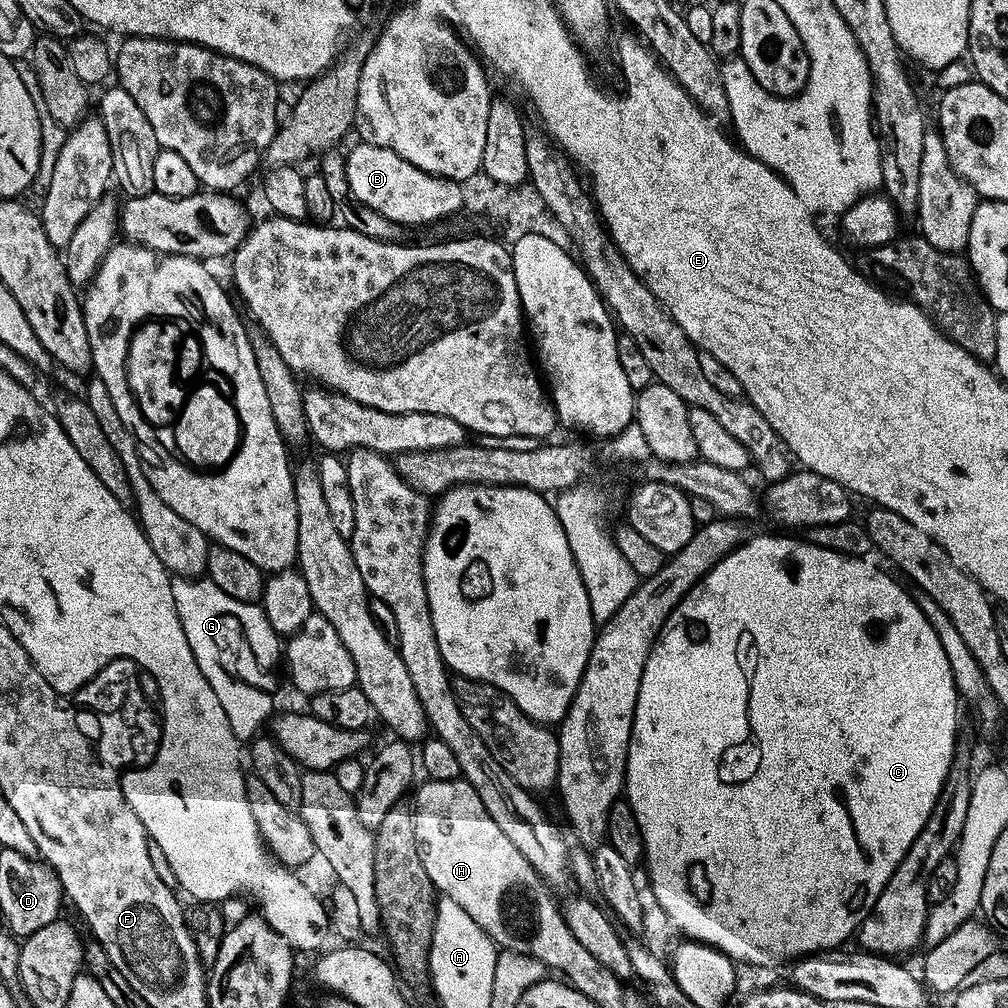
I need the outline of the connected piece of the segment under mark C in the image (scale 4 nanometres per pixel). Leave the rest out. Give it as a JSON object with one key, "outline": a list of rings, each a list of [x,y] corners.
{"outline":[[[780,534],[780,535],[784,535],[784,536],[760,536],[760,537],[758,537],[758,538],[757,538],[757,540],[755,540],[755,538],[752,538],[752,539],[749,539],[749,540],[748,540],[748,541],[747,541],[747,542],[746,542],[746,543],[745,543],[745,544],[744,544],[744,545],[743,545],[743,546],[741,546],[741,548],[739,548],[739,549],[738,549],[738,550],[734,550],[734,551],[733,551],[733,552],[731,552],[731,553],[730,553],[730,554],[729,554],[729,555],[728,555],[728,556],[727,556],[727,557],[726,557],[726,559],[724,559],[724,560],[719,560],[719,561],[718,561],[718,562],[717,562],[717,563],[716,563],[716,567],[715,567],[715,568],[713,568],[713,569],[712,569],[712,572],[711,572],[711,573],[710,573],[710,575],[709,575],[709,576],[705,576],[705,577],[704,577],[704,579],[703,579],[703,580],[701,580],[701,581],[700,581],[700,583],[699,583],[699,584],[697,584],[697,585],[696,585],[696,587],[695,587],[695,588],[693,588],[693,589],[692,589],[692,592],[691,592],[691,594],[689,594],[689,596],[688,596],[688,597],[686,597],[686,599],[685,599],[685,600],[683,600],[683,602],[681,602],[681,604],[680,604],[680,605],[679,605],[679,606],[678,606],[678,607],[677,607],[677,608],[676,608],[676,609],[675,609],[675,610],[674,610],[674,614],[673,614],[673,615],[672,615],[672,616],[671,616],[671,618],[670,618],[670,619],[669,619],[669,620],[668,620],[668,627],[667,627],[667,628],[665,628],[665,629],[664,629],[664,631],[663,631],[663,632],[661,632],[661,634],[660,634],[660,638],[659,638],[659,640],[657,640],[657,642],[656,642],[656,645],[655,645],[655,646],[654,646],[654,650],[653,650],[653,651],[652,651],[652,653],[651,653],[651,654],[650,654],[650,662],[646,662],[646,674],[645,674],[645,675],[644,675],[644,677],[643,677],[643,678],[642,678],[642,690],[641,690],[641,691],[640,691],[640,693],[639,693],[639,694],[638,694],[638,710],[637,710],[637,711],[636,711],[636,717],[635,717],[635,718],[634,718],[634,730],[633,730],[633,731],[632,731],[632,741],[631,741],[631,742],[630,742],[630,754],[629,754],[629,755],[628,755],[628,783],[627,783],[627,785],[626,785],[626,801],[627,801],[627,803],[628,803],[628,805],[630,805],[630,806],[631,806],[631,807],[632,807],[632,810],[633,810],[633,812],[634,812],[634,814],[635,814],[635,815],[636,815],[636,816],[637,816],[637,818],[638,818],[638,820],[639,820],[639,821],[640,821],[640,826],[641,826],[641,834],[643,834],[643,836],[644,836],[644,854],[645,854],[645,857],[646,857],[646,869],[647,869],[647,872],[648,872],[648,874],[649,874],[649,878],[650,878],[650,879],[652,879],[652,884],[653,884],[653,888],[654,888],[654,892],[655,892],[655,894],[656,894],[656,895],[657,895],[657,902],[658,902],[658,905],[659,905],[659,906],[662,906],[662,910],[664,910],[664,911],[665,911],[665,912],[666,912],[666,914],[667,914],[667,915],[668,915],[668,922],[669,922],[669,925],[671,925],[671,927],[672,927],[672,928],[673,928],[673,929],[675,929],[675,931],[676,931],[676,928],[677,928],[677,930],[678,930],[678,931],[680,931],[680,932],[681,932],[681,934],[682,934],[682,935],[684,935],[684,936],[681,936],[681,937],[684,937],[684,938],[687,938],[687,939],[688,939],[688,940],[689,940],[689,941],[692,941],[692,942],[695,942],[695,943],[697,943],[697,944],[707,944],[707,945],[708,945],[708,947],[710,947],[710,948],[717,948],[717,950],[719,950],[719,951],[720,951],[720,952],[721,952],[721,953],[722,953],[722,954],[726,954],[726,955],[727,955],[727,956],[729,956],[729,957],[730,957],[730,959],[732,959],[732,960],[733,960],[733,961],[734,961],[734,962],[735,962],[735,963],[736,963],[736,964],[737,964],[737,965],[740,965],[740,966],[743,966],[743,964],[753,964],[753,966],[754,966],[754,967],[756,967],[756,968],[768,968],[768,967],[770,967],[770,966],[771,966],[771,964],[780,964],[780,963],[782,963],[782,962],[783,962],[783,960],[790,960],[790,961],[789,961],[789,962],[796,962],[796,961],[798,961],[798,960],[800,960],[800,959],[801,959],[801,958],[803,958],[803,957],[809,957],[809,956],[814,956],[814,955],[817,955],[817,954],[819,954],[819,953],[831,953],[831,952],[834,952],[834,951],[837,951],[837,950],[840,950],[840,949],[843,949],[843,948],[844,948],[844,947],[845,947],[845,945],[843,945],[843,944],[844,944],[844,943],[846,943],[846,942],[847,942],[847,940],[848,940],[848,939],[850,939],[850,938],[851,938],[851,936],[852,936],[852,939],[853,939],[853,937],[855,937],[855,936],[856,936],[856,935],[857,935],[857,933],[859,933],[859,930],[860,930],[860,928],[861,928],[861,926],[863,926],[863,924],[864,924],[864,923],[866,923],[866,921],[868,921],[868,916],[869,916],[869,915],[870,915],[870,913],[872,913],[872,911],[873,911],[873,910],[874,910],[874,906],[875,906],[875,905],[876,905],[876,903],[877,903],[877,902],[878,902],[878,898],[882,898],[882,894],[883,894],[883,893],[884,893],[884,891],[885,891],[885,890],[886,890],[886,886],[887,886],[887,885],[888,885],[888,883],[889,883],[889,882],[890,882],[890,878],[894,878],[894,874],[895,874],[895,873],[896,873],[896,871],[897,871],[897,870],[898,870],[898,866],[902,866],[902,862],[903,862],[903,861],[904,861],[904,859],[905,859],[905,858],[906,858],[906,854],[910,854],[910,846],[914,846],[914,842],[918,842],[918,834],[922,834],[922,830],[923,830],[923,829],[924,829],[924,827],[925,827],[925,826],[926,826],[926,822],[930,822],[930,814],[934,814],[934,806],[935,806],[935,805],[936,805],[936,803],[937,803],[937,802],[938,802],[938,798],[939,798],[939,797],[940,797],[940,795],[941,795],[941,794],[942,794],[942,790],[943,790],[943,789],[944,789],[944,784],[945,784],[945,782],[947,782],[947,781],[948,781],[948,778],[949,778],[949,776],[951,776],[951,775],[953,775],[953,772],[954,772],[954,768],[952,768],[952,763],[954,763],[954,765],[955,765],[955,764],[956,764],[956,763],[957,763],[957,760],[958,760],[958,759],[957,759],[957,756],[956,756],[956,750],[957,750],[957,747],[958,747],[958,739],[957,739],[957,740],[956,740],[956,735],[958,735],[958,734],[959,734],[959,732],[960,732],[960,707],[962,707],[962,701],[961,701],[961,699],[960,699],[960,692],[959,692],[959,690],[958,690],[958,689],[957,689],[957,688],[956,688],[956,683],[955,683],[955,682],[954,682],[954,670],[950,670],[950,658],[946,658],[946,650],[942,650],[942,642],[938,642],[938,634],[937,634],[937,633],[936,633],[936,631],[935,631],[935,630],[934,630],[934,626],[930,626],[930,622],[929,622],[929,621],[928,621],[928,619],[927,619],[927,618],[926,618],[926,614],[922,614],[922,610],[921,610],[921,609],[920,609],[920,606],[919,606],[919,603],[918,603],[918,600],[917,600],[917,597],[916,597],[916,596],[915,596],[915,595],[914,595],[914,596],[913,596],[913,597],[912,597],[912,596],[911,596],[911,594],[910,594],[910,593],[908,593],[908,592],[907,592],[907,590],[906,590],[906,589],[904,589],[904,588],[903,588],[903,586],[902,586],[902,585],[900,585],[900,584],[899,584],[899,582],[898,582],[898,581],[896,581],[896,580],[895,580],[895,578],[894,578],[894,576],[895,576],[895,575],[892,575],[892,574],[889,574],[889,573],[888,573],[888,572],[887,572],[887,571],[884,571],[884,570],[882,570],[882,569],[876,569],[876,568],[875,568],[875,566],[873,566],[873,565],[872,565],[872,562],[871,562],[871,561],[869,561],[869,560],[868,560],[868,559],[867,559],[867,558],[861,558],[861,557],[859,557],[859,556],[843,556],[843,555],[842,555],[842,554],[838,554],[838,553],[837,553],[837,552],[831,552],[831,551],[830,551],[830,550],[826,550],[826,549],[825,549],[825,548],[819,548],[819,546],[818,546],[818,545],[817,545],[817,544],[810,544],[810,543],[808,543],[808,541],[807,541],[807,539],[804,539],[804,538],[800,538],[800,540],[791,540],[791,538],[790,538],[790,537],[788,537],[788,536],[791,536],[791,535],[788,535],[788,534]]]}

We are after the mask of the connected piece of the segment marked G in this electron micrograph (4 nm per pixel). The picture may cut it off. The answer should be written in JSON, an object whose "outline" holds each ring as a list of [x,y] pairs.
{"outline":[[[207,578],[173,579],[174,602],[178,606],[178,618],[182,618],[182,630],[186,630],[186,642],[198,658],[206,682],[210,682],[236,739],[252,742],[261,735],[260,726],[276,708],[276,667],[282,664],[282,638],[270,626],[263,607],[259,603],[247,604],[230,598],[218,590]]]}

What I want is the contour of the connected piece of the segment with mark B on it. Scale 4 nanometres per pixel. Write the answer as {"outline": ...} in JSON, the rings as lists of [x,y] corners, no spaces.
{"outline":[[[360,142],[352,153],[347,153],[346,159],[349,186],[352,191],[351,199],[357,205],[364,205],[371,210],[376,210],[390,222],[404,225],[405,229],[412,230],[412,228],[422,227],[423,224],[436,224],[439,220],[448,220],[458,212],[465,211],[462,190],[457,181],[443,180],[432,176],[429,172],[418,170],[418,166],[414,166],[410,162],[406,162],[406,158],[394,154],[394,150],[386,150],[367,142]]]}

